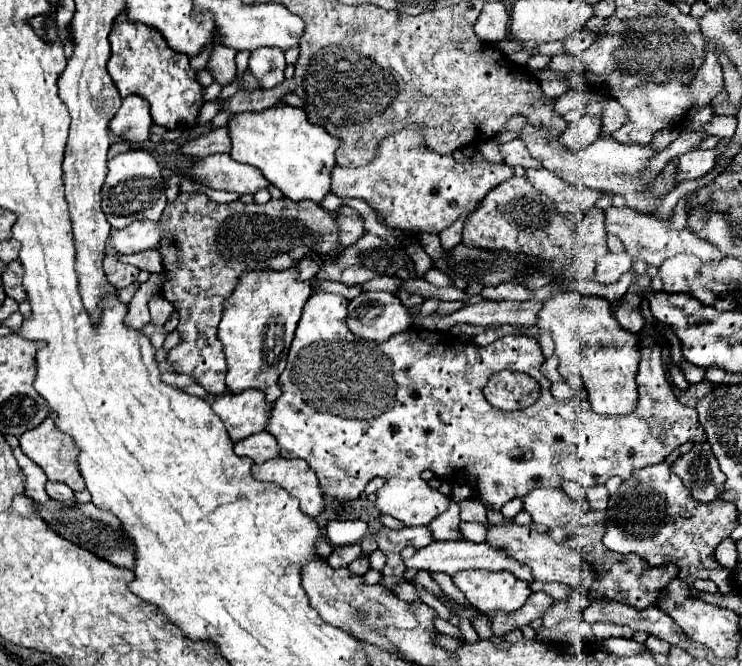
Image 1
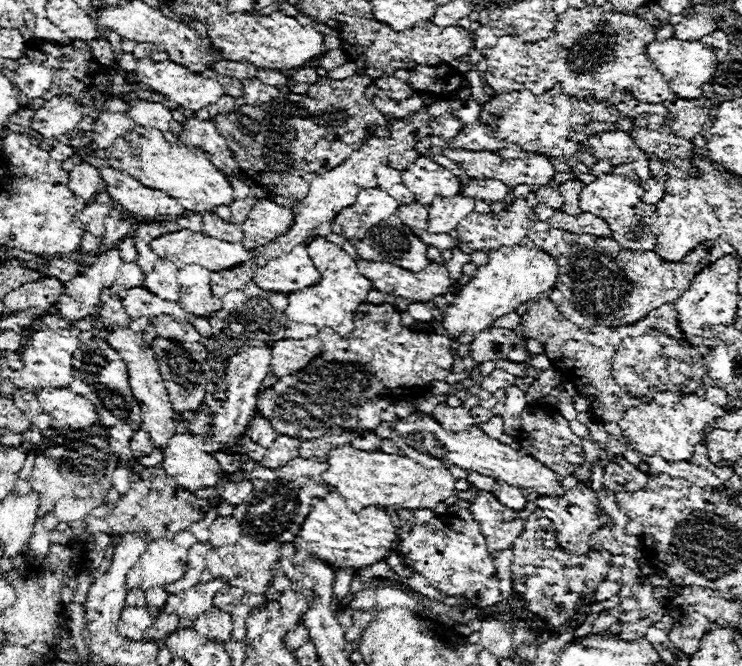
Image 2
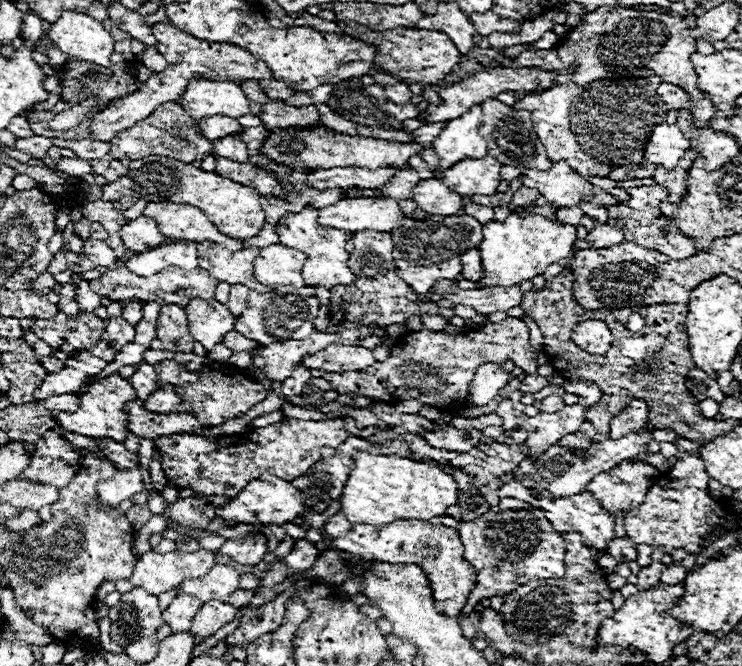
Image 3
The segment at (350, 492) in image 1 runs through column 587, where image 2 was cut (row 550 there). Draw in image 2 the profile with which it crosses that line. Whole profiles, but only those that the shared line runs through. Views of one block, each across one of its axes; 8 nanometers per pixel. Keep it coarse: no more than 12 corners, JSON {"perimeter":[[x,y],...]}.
{"perimeter":[[434,516],[402,538],[406,564],[478,608],[504,600],[474,520]]}

